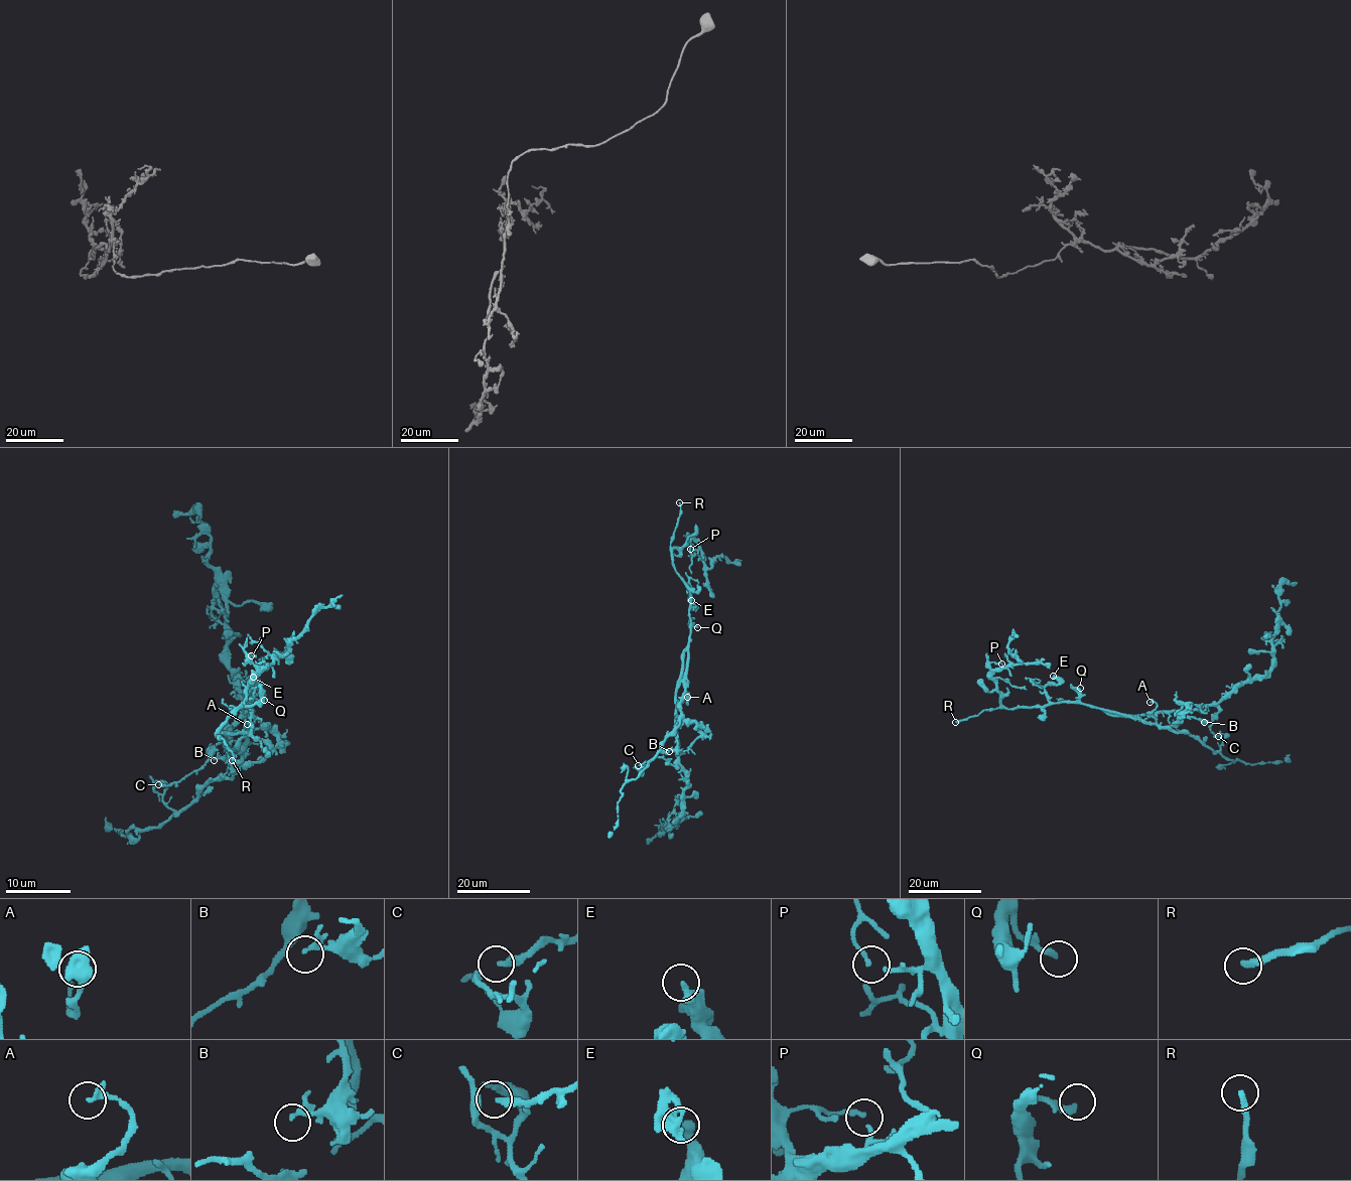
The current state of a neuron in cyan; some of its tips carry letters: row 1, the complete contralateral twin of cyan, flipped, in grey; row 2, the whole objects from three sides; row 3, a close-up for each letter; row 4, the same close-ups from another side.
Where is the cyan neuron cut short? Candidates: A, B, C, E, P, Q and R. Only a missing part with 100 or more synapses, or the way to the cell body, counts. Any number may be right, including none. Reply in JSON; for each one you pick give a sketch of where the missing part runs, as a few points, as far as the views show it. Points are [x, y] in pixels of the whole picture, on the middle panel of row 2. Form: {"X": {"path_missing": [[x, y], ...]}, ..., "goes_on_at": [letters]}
{"goes_on_at": ["R"]}

